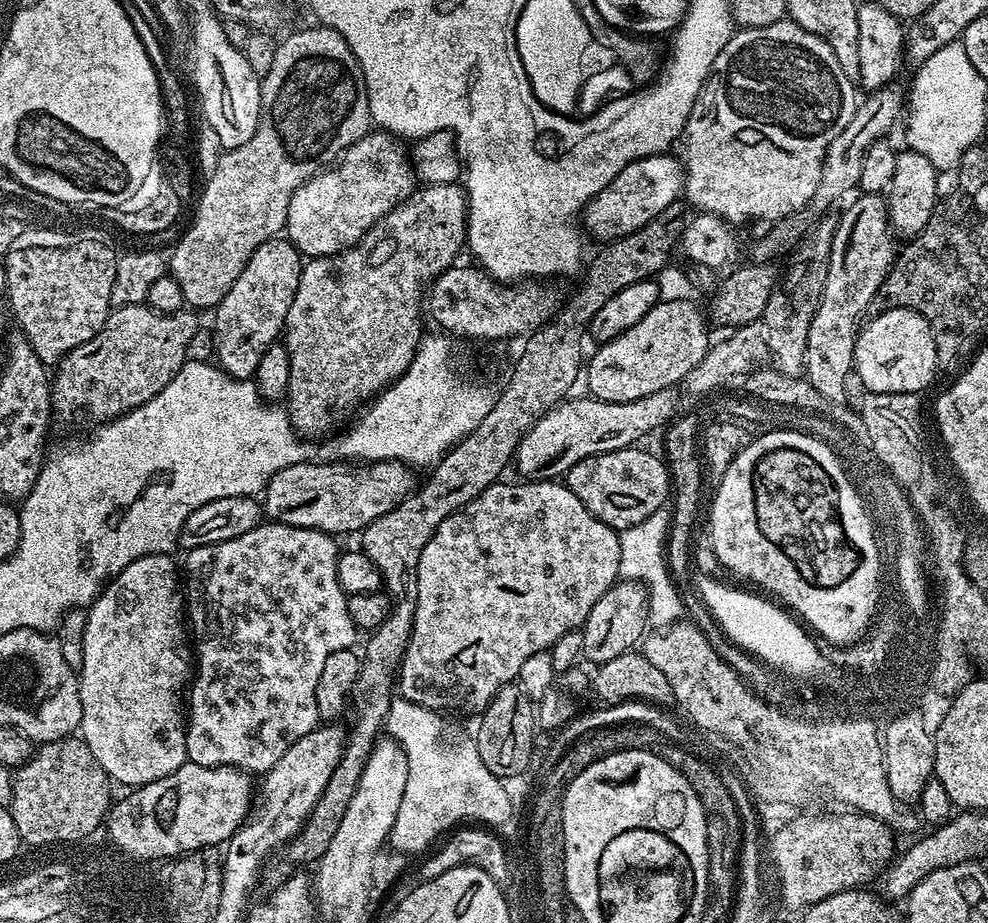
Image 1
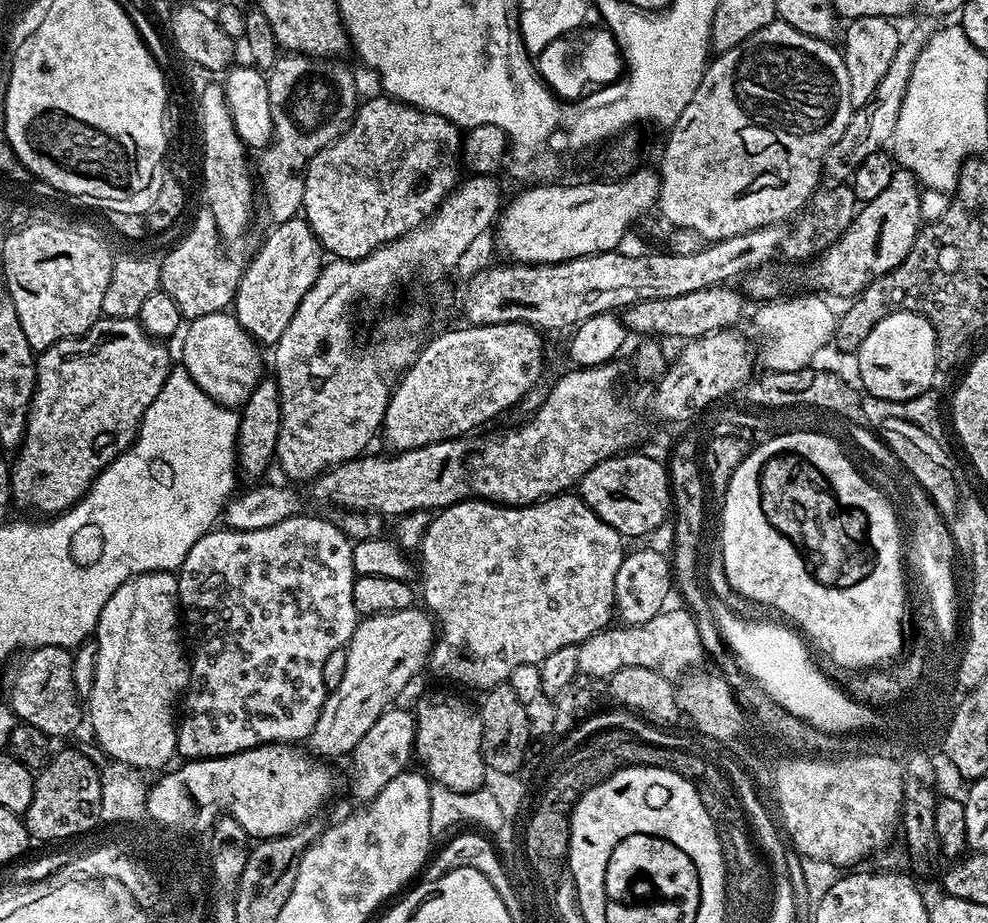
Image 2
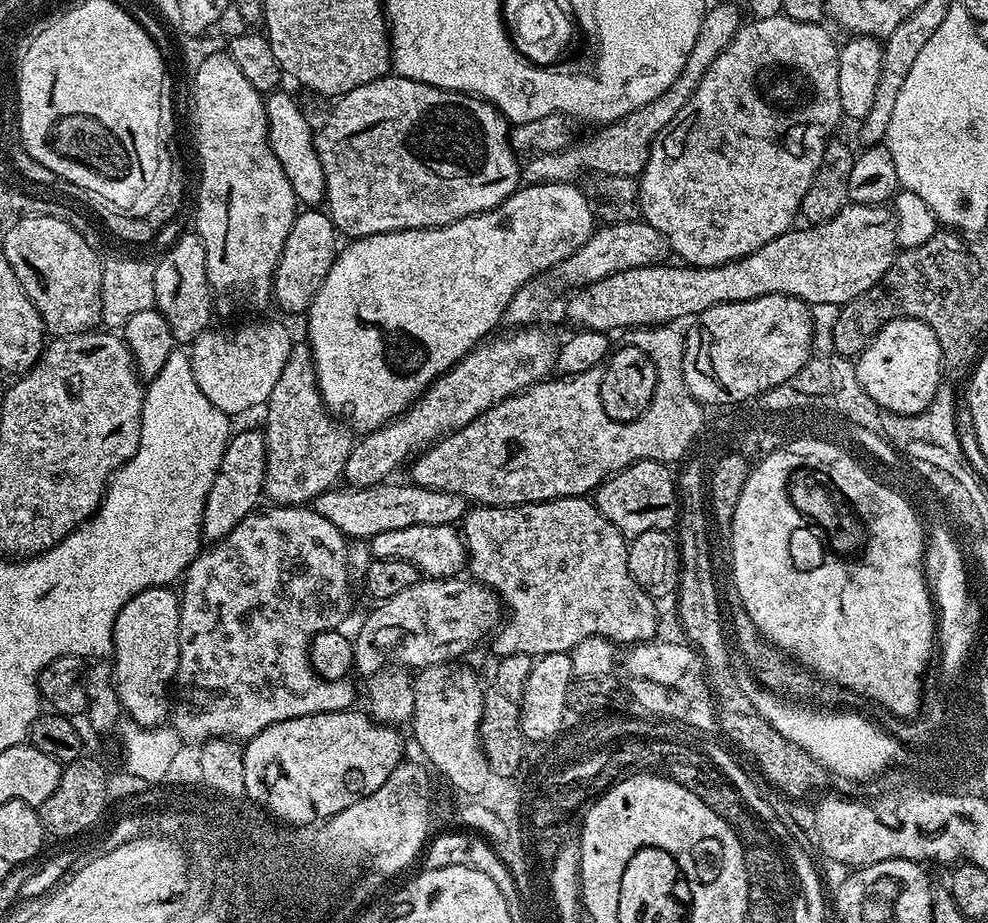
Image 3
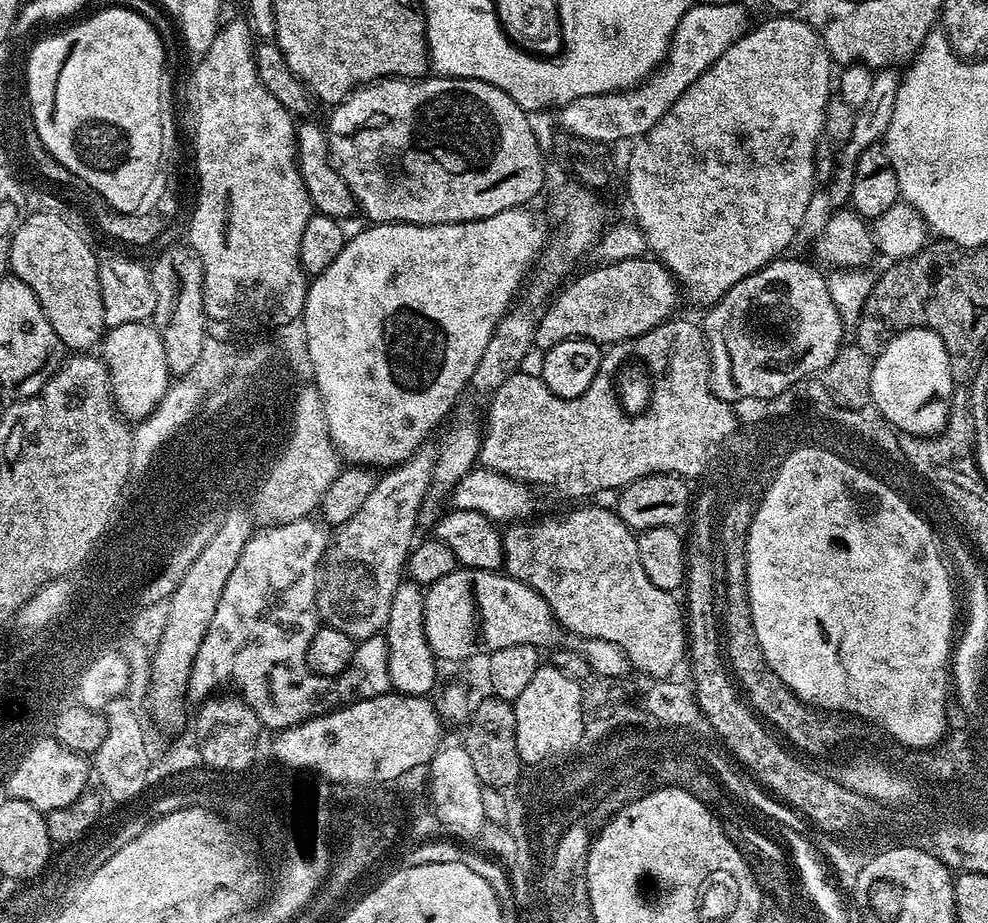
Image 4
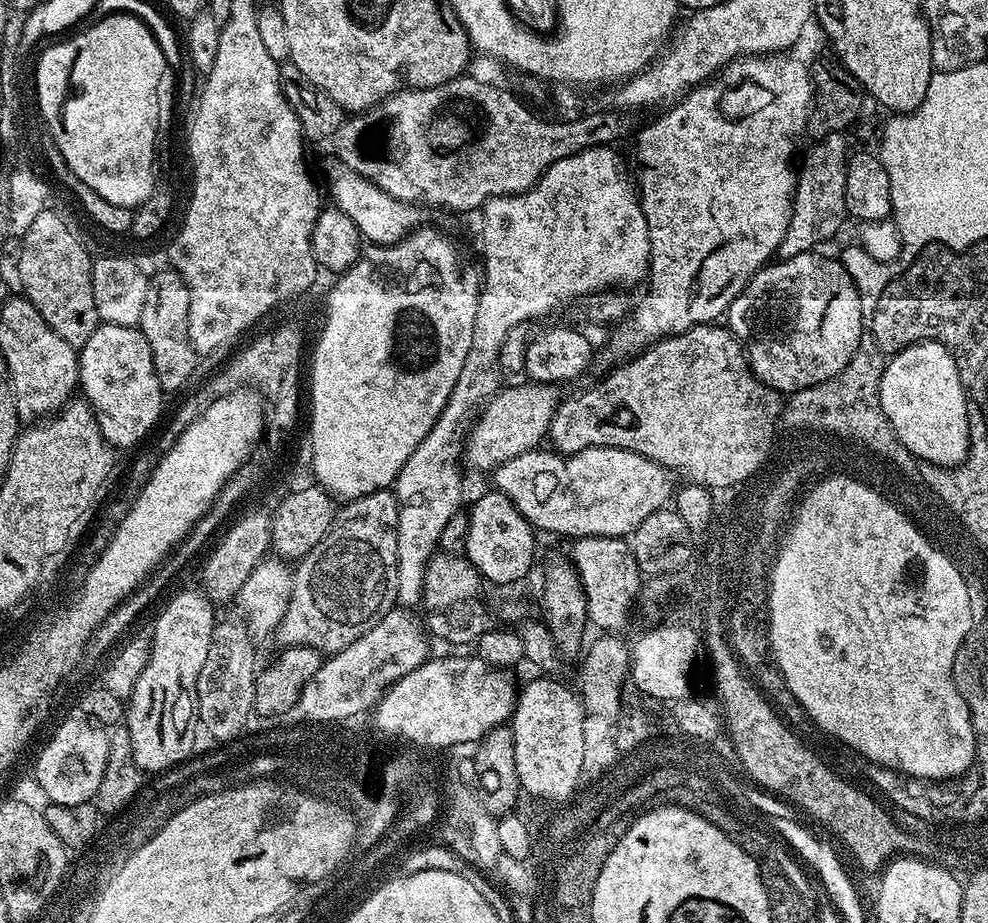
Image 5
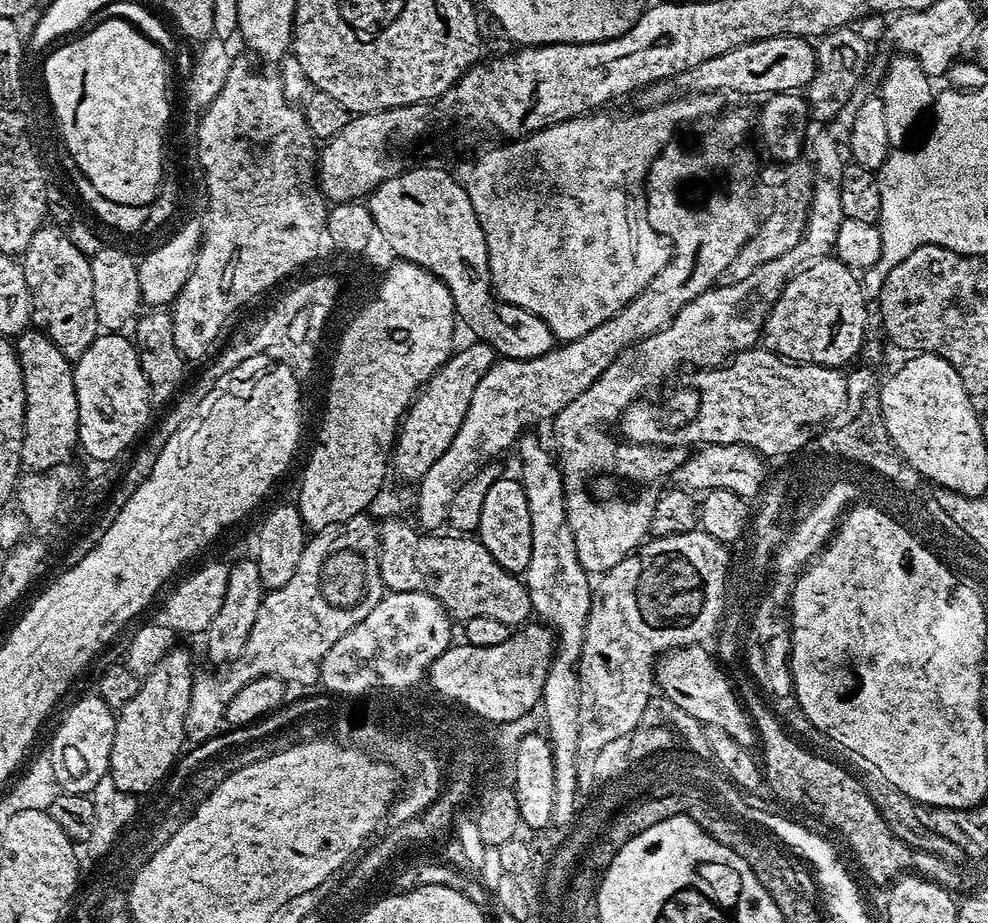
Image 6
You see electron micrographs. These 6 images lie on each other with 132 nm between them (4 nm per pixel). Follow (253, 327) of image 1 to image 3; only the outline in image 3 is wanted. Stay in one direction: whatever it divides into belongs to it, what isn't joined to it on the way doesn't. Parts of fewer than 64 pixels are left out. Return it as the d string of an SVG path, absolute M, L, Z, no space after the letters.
M297 211L290 226L290 234L286 234L286 246L282 246L280 261L272 279L272 299L275 307L280 307L284 312L307 313L314 294L318 294L326 274L330 274L330 266L336 261L336 240L338 241L338 233L327 211Z

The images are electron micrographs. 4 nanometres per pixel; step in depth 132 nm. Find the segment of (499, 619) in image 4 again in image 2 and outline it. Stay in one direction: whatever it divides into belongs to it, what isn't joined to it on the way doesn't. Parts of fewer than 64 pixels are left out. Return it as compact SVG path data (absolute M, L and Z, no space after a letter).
M420 606L363 617L346 645L346 670L342 670L338 686L325 695L310 737L311 751L321 752L316 753L321 757L347 757L353 752L362 742L362 734L399 701L396 699L420 668L422 672L437 635L431 615Z

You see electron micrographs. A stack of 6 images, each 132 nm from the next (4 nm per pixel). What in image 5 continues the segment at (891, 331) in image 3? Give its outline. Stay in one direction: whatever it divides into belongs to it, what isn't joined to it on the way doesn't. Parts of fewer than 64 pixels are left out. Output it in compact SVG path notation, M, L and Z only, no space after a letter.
M922 340L895 353L887 361L881 376L881 404L886 418L892 424L902 446L926 464L937 464L939 468L955 468L968 453L968 419L966 410L970 401L962 382L958 378L958 366L954 366L954 358L946 346L933 340Z

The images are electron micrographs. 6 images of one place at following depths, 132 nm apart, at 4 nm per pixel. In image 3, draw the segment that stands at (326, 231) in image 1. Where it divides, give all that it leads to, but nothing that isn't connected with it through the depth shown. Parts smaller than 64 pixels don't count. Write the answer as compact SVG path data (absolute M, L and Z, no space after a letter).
M389 74L366 82L366 86L358 86L350 90L333 104L336 105L333 106L332 113L325 118L321 128L319 125L314 139L316 153L322 162L322 174L326 178L326 190L324 191L326 211L341 237L359 238L383 232L414 230L415 228L441 228L467 216L476 216L479 212L489 212L491 208L497 208L507 196L513 196L516 189L521 187L522 164L509 140L510 121L489 100L483 100L480 96L472 96L469 92L446 90L438 86L430 86L426 82L411 80L405 76Z

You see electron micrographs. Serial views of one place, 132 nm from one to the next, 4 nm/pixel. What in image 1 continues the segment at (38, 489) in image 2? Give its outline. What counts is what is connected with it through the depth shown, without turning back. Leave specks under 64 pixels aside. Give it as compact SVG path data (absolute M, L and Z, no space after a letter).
M147 303L113 308L102 331L55 365L50 380L53 409L64 416L85 412L96 422L107 422L150 402L170 386L174 374L188 360L190 338L202 328L196 316L192 310L156 312Z

